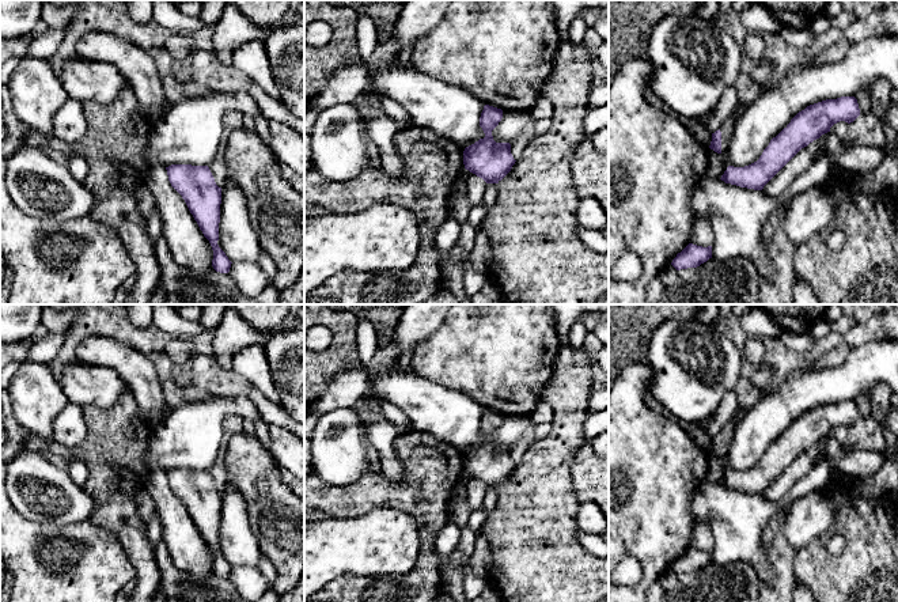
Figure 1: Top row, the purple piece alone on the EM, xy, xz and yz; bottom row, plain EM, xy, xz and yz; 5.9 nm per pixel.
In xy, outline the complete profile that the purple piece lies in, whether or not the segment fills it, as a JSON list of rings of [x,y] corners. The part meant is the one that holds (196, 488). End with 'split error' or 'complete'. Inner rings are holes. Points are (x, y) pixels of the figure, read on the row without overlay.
[[[171,469],[166,472],[171,491],[182,500],[190,518],[213,554],[212,571],[228,578],[231,565],[219,552],[221,492],[208,470]]]; complete

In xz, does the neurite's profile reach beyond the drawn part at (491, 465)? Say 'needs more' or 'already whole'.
already whole

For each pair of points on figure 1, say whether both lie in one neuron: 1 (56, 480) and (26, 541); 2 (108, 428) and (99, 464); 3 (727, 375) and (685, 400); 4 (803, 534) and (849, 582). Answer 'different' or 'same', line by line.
1: different
2: same
3: same
4: different

